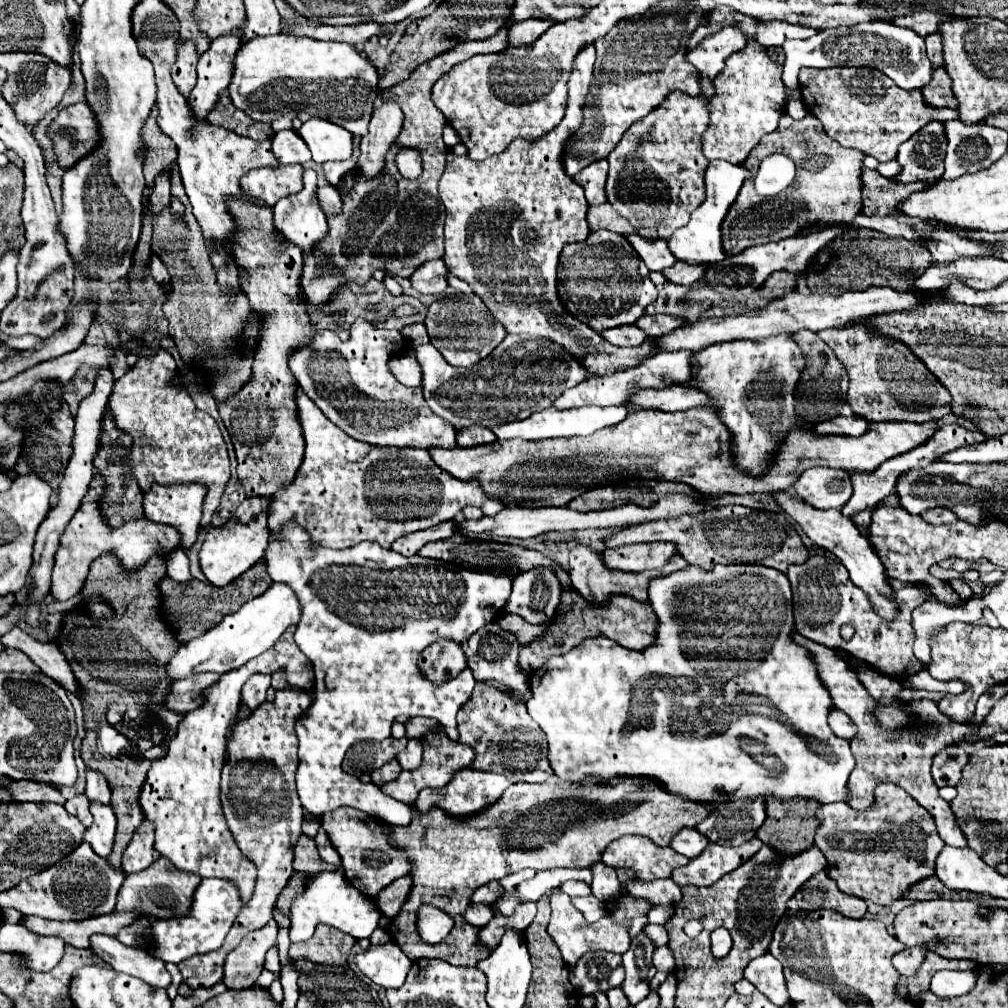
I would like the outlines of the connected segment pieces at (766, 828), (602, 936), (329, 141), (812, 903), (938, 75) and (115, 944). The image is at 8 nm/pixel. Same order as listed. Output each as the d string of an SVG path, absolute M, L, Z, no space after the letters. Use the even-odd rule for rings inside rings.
M768 797L766 799L766 821L764 825L756 831L756 837L760 837L764 843L776 847L778 851L784 851L784 855L796 853L796 851L804 851L814 843L814 835L816 829L820 827L820 819L816 817L816 809L820 807L820 803L816 799L790 799L790 801L782 801L782 799L774 799Z
M556 891L550 899L550 907L552 907L552 917L550 917L550 923L548 923L548 935L554 939L554 943L558 945L560 953L562 953L562 959L566 961L566 965L576 965L576 961L588 953L588 951L598 951L598 949L604 949L604 951L612 951L612 953L624 953L628 951L630 947L630 935L628 935L628 929L630 929L630 923L624 921L624 923L616 923L612 921L612 917L602 917L600 923L586 923L582 911L578 911L572 903L572 899L564 893L564 891Z
M310 119L298 129L298 135L310 147L316 163L346 161L352 157L352 133L344 127L332 125L330 121Z
M826 871L812 875L792 899L788 899L788 909L792 911L816 911L816 909L834 909L852 919L860 919L866 913L866 903L860 897L846 895L838 889L836 881L828 877Z
M934 67L932 71L932 79L928 85L924 85L922 89L924 101L932 103L934 107L958 107L958 99L952 93L952 79L948 79L946 67Z
M92 935L90 951L104 959L114 971L138 977L152 987L168 987L170 973L166 971L166 963L156 959L144 949L122 945L116 937L110 935Z

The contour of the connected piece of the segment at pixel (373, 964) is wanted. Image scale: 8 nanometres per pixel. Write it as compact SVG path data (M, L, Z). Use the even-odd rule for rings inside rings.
M388 943L384 947L370 947L362 955L354 959L360 971L370 977L376 985L384 989L398 989L402 987L412 961L396 947L396 943Z

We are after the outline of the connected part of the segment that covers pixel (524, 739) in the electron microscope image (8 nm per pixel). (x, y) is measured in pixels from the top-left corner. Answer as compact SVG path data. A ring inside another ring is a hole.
M476 683L470 701L458 711L458 731L458 741L470 745L476 753L476 759L470 767L484 771L502 771L514 767L526 769L528 763L536 763L536 757L540 757L540 753L530 753L528 745L544 743L544 733L540 727L536 727L534 719L530 719L526 705L508 699L508 695L486 683ZM522 749L526 749L526 753L518 753Z

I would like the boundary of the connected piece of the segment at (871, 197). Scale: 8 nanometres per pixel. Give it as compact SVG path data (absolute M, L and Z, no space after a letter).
M864 167L864 207L862 213L868 217L896 217L898 205L904 203L912 193L924 191L924 183L892 183L878 171Z

